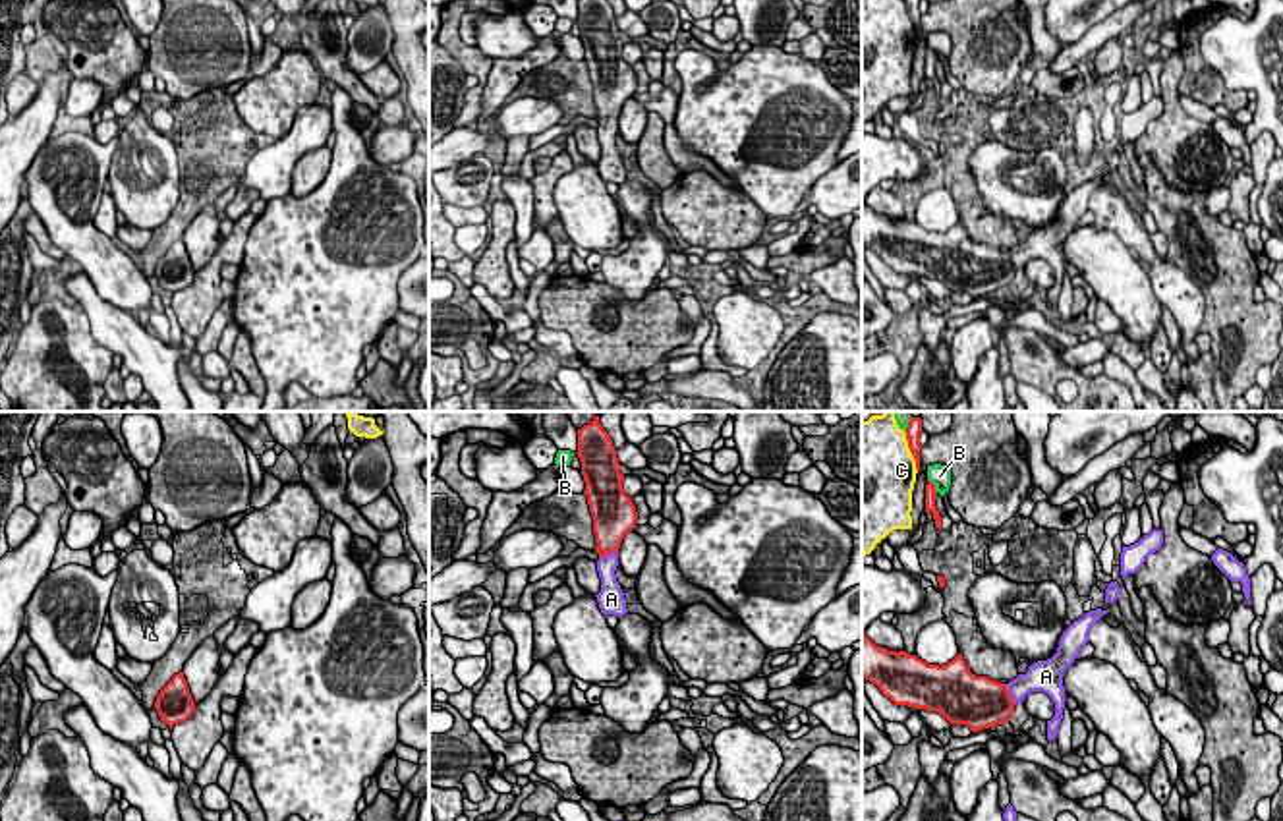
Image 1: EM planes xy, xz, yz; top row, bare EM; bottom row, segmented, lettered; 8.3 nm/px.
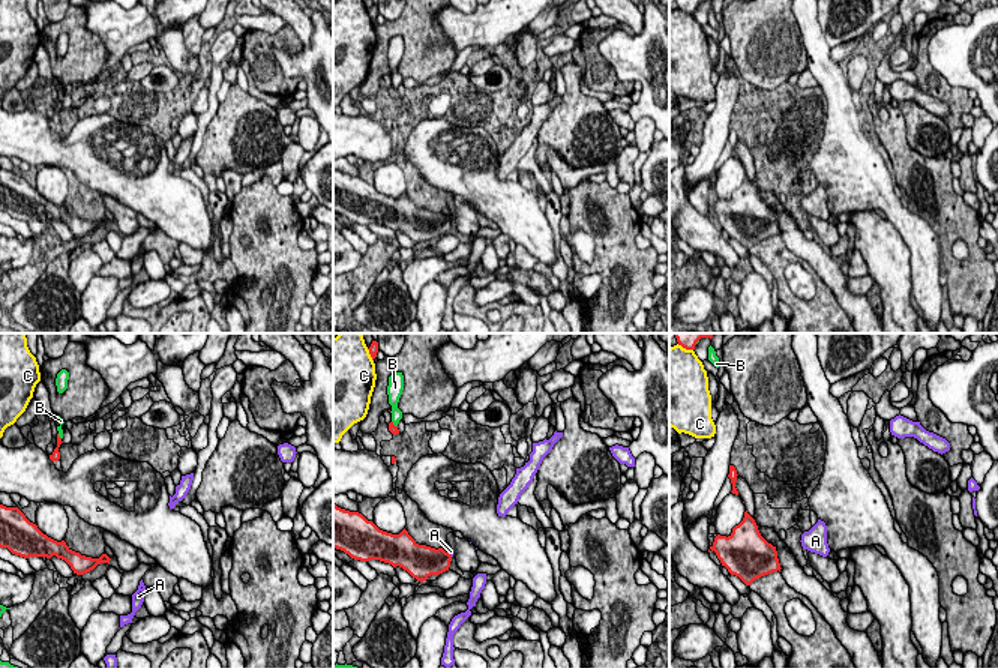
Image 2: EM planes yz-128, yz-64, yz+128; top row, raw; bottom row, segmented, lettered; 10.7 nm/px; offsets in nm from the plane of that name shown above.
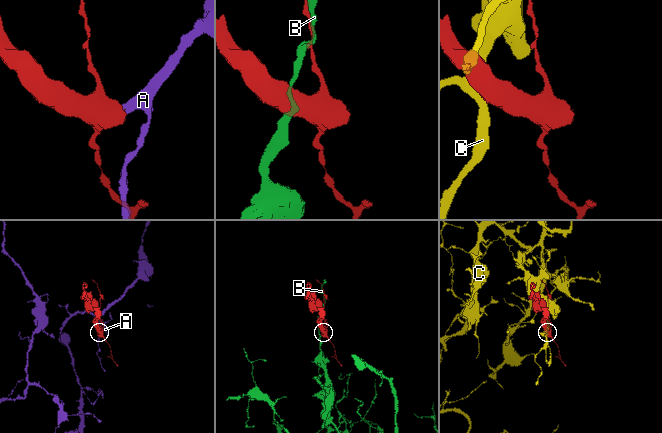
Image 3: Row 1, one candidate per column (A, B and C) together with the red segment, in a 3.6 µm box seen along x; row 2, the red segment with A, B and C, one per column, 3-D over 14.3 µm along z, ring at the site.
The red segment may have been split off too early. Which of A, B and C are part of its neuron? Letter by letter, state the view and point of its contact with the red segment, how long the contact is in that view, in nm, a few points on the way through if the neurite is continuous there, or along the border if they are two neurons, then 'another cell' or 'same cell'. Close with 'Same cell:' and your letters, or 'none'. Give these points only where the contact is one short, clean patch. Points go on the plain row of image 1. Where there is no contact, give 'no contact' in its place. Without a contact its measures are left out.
A: contact xz (605, 122); length 170 nm; way xz (609, 93), (605, 122), (607, 132); same cell
B: contact yz (934, 53); length 140 nm; another cell
C: contact yz (911, 18); length 340 nm; another cell
Same cell: A

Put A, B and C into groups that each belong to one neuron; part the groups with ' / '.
A / B / C

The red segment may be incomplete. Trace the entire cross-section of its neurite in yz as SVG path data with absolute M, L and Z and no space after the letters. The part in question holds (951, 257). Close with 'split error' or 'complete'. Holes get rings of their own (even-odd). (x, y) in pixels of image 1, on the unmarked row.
M1096 176L1074 187L1061 203L1057 220L1030 232L1009 251L970 240L958 220L947 232L927 232L906 218L875 212L862 199L862 247L875 251L895 272L935 278L951 292L966 292L972 299L1011 288L1014 272L1030 259L1043 259L1055 270L1055 284L1047 288L1047 307L1059 301L1065 276L1065 238L1088 211L1092 193L1107 178Z | split error

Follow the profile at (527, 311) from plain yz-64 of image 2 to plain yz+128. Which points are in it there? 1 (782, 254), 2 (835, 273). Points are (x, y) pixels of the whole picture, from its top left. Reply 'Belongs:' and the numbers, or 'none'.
Belongs: 1

